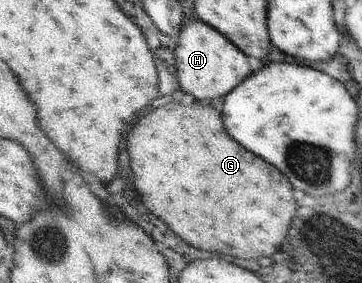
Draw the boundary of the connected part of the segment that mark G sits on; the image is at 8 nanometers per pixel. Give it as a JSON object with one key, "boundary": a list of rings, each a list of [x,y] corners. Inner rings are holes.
{"boundary":[[[170,102],[152,111],[130,131],[128,151],[134,187],[140,193],[144,207],[174,229],[174,233],[188,245],[248,259],[262,259],[280,249],[298,207],[292,184],[278,167],[234,143],[224,131],[222,112],[211,103],[183,106],[179,102]]]}

